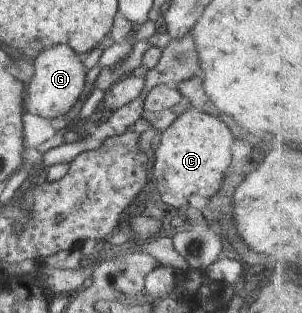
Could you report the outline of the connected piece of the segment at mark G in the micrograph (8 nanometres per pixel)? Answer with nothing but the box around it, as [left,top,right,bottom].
[22,45,87,119]

